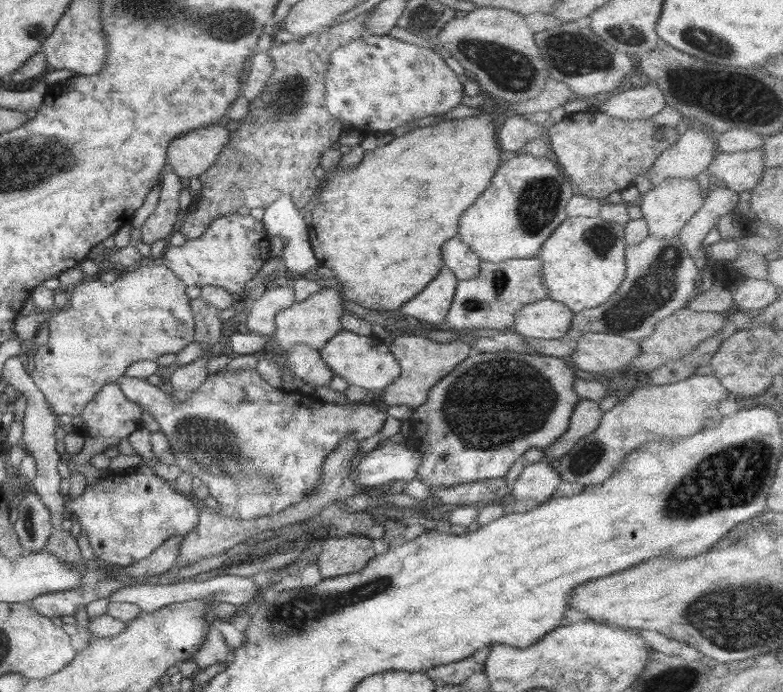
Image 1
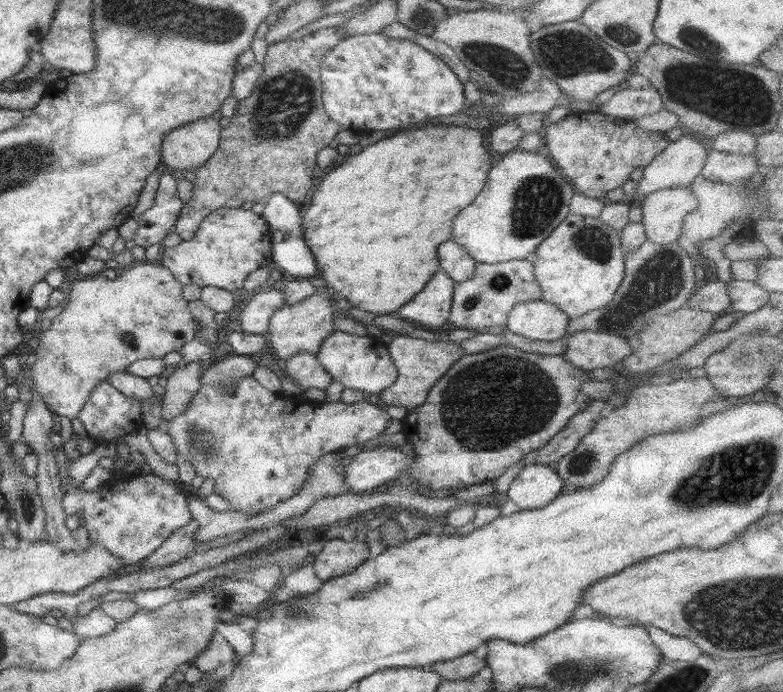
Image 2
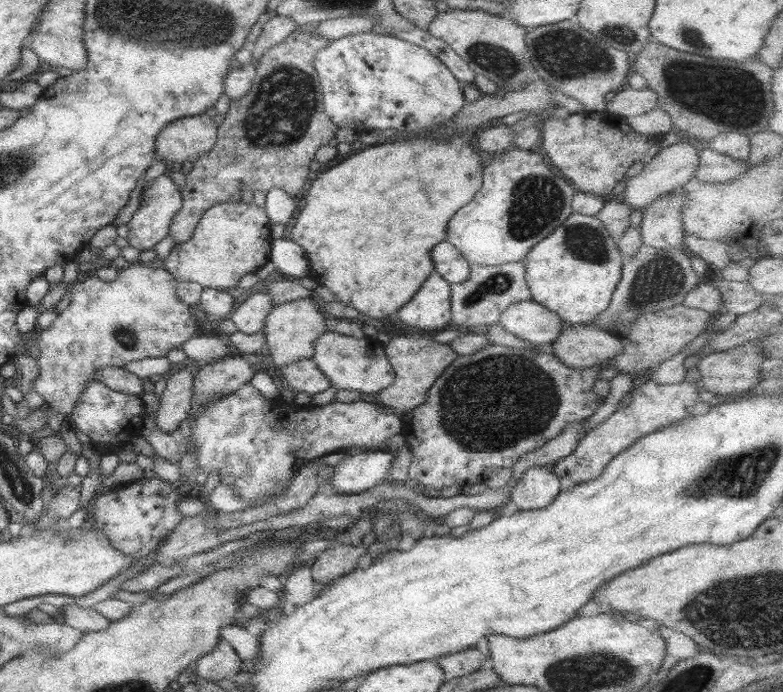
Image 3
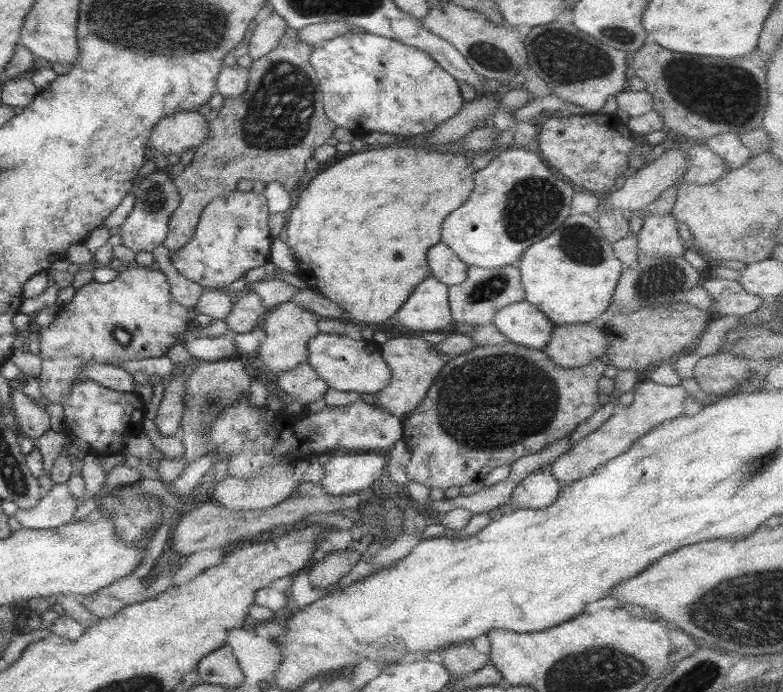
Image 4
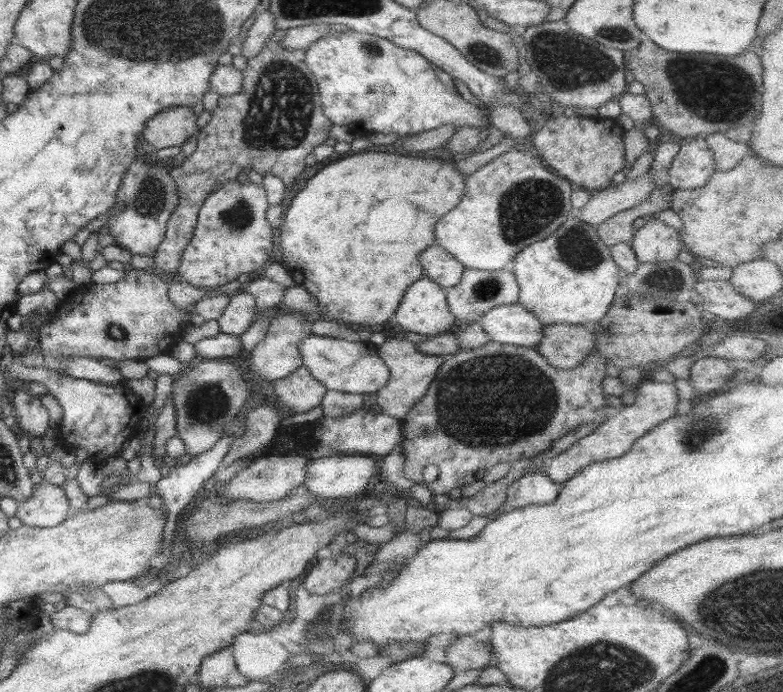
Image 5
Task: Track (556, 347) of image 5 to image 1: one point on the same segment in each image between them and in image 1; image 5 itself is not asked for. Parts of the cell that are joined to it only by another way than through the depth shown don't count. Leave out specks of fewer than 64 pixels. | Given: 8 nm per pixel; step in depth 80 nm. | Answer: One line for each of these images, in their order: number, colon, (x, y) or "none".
1: (598, 352)
2: (587, 349)
3: (579, 346)
4: (574, 345)

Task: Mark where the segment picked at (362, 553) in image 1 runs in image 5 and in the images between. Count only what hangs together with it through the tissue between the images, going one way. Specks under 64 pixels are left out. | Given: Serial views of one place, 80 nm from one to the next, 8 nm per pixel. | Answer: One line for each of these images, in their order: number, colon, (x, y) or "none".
2: (337, 557)
3: (336, 561)
4: (335, 565)
5: (326, 575)

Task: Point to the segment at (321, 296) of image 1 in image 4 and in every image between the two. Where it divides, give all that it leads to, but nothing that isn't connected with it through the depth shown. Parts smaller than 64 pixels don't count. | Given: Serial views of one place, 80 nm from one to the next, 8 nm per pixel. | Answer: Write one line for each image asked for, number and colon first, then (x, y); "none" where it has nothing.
2: (302, 327)
3: (291, 329)
4: (287, 329)

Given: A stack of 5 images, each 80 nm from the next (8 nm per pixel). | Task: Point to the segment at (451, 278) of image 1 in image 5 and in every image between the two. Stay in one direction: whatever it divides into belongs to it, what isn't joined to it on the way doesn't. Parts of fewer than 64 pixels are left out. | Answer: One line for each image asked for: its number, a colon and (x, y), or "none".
2: (431, 307)
3: (429, 309)
4: (427, 309)
5: (423, 309)

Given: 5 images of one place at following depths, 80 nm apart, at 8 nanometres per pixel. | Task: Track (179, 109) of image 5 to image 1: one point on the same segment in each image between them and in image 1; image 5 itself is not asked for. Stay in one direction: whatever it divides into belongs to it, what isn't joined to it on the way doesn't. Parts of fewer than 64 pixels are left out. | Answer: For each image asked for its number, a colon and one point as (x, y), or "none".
1: (190, 154)
2: (185, 148)
3: (183, 140)
4: (174, 134)

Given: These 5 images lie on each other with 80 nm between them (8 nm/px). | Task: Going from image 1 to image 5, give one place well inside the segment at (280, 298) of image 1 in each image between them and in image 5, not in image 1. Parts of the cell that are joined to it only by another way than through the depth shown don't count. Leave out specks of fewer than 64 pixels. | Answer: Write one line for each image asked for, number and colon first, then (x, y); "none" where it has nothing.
2: (255, 317)
3: (248, 317)
4: (246, 314)
5: (241, 311)

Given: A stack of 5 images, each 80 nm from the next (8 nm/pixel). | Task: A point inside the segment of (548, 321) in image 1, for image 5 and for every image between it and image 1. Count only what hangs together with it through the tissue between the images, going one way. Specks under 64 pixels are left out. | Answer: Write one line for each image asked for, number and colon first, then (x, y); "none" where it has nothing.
2: (536, 320)
3: (527, 320)
4: (520, 323)
5: (508, 324)

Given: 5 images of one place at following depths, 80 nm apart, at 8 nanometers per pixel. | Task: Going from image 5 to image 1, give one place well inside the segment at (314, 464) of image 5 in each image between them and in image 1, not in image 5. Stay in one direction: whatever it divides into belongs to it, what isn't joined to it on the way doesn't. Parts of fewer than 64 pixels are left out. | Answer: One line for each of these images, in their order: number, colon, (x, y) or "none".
1: (381, 467)
2: (366, 471)
3: (354, 474)
4: (351, 473)

